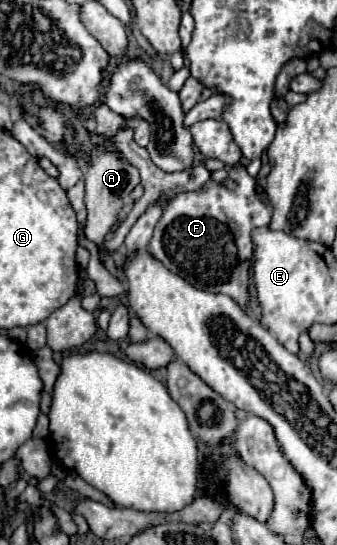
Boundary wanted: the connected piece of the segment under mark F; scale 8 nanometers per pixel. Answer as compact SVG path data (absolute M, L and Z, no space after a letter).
M234 166L230 178L238 188L226 190L210 180L204 192L184 192L176 196L162 212L150 240L150 254L170 272L186 278L190 284L206 286L212 292L232 296L240 306L248 304L248 270L252 264L252 230L268 226L270 210L256 194L256 180L244 166Z

